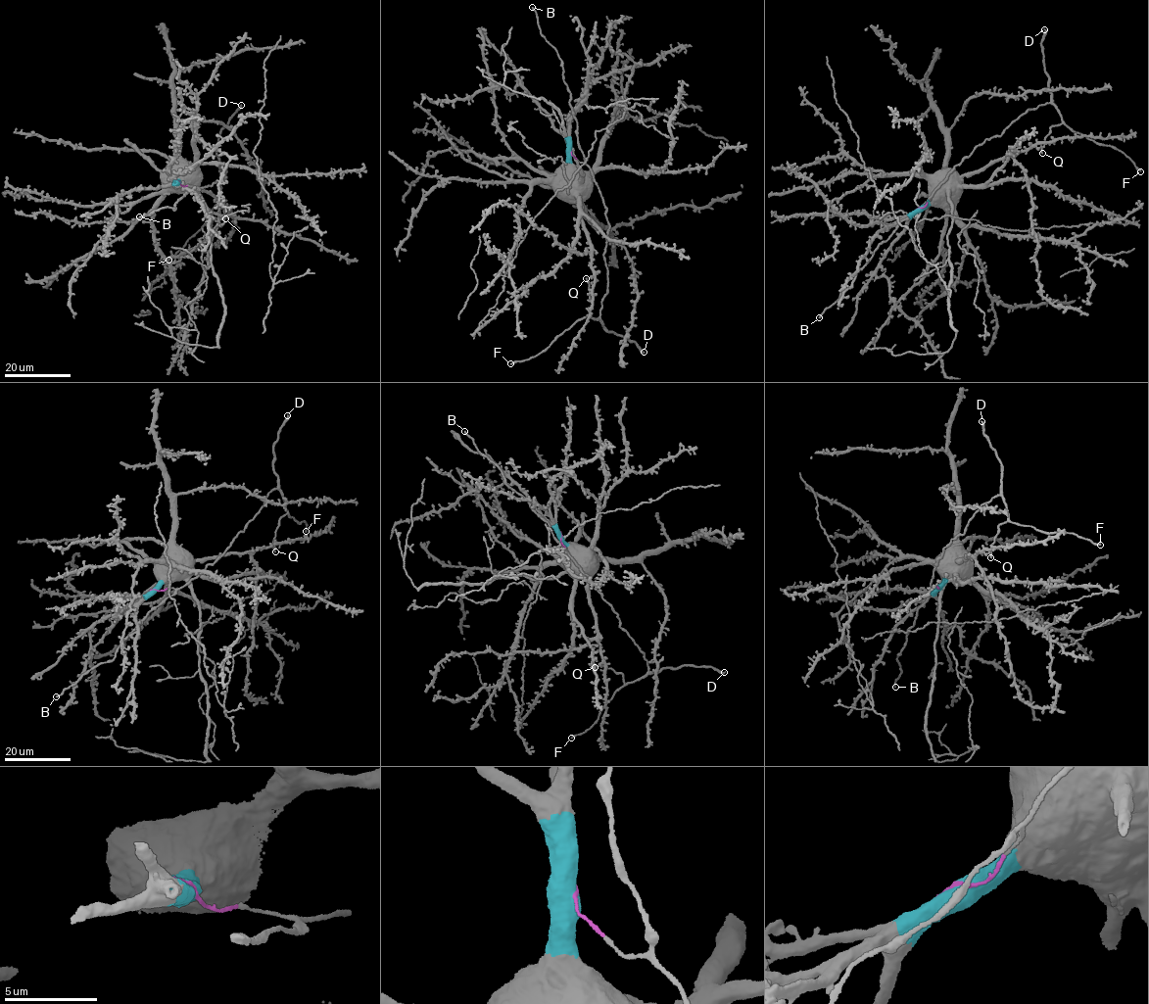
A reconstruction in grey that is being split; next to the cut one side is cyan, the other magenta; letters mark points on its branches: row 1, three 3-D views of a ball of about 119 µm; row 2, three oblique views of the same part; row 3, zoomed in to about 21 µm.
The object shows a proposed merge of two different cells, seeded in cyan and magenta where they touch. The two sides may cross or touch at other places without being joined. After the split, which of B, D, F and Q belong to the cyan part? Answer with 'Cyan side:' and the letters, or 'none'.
Cyan side: none

